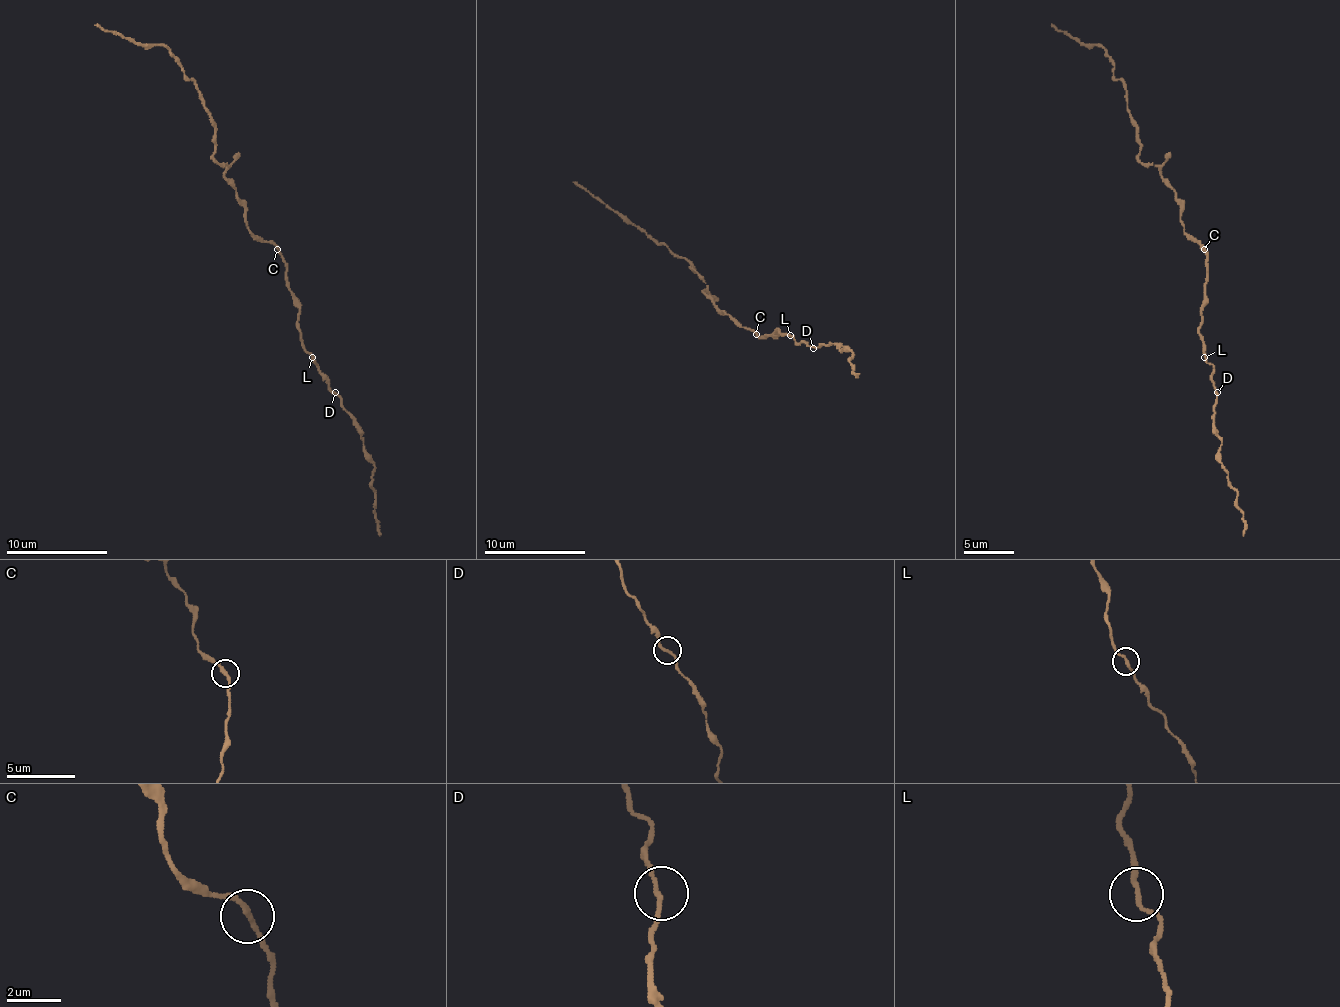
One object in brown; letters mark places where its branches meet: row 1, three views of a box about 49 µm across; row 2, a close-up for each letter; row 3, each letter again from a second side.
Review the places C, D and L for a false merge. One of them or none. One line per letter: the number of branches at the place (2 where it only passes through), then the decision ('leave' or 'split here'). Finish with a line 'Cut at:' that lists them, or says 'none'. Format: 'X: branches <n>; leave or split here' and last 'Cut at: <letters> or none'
C: branches 2; leave
D: branches 2; leave
L: branches 2; leave
Cut at: none

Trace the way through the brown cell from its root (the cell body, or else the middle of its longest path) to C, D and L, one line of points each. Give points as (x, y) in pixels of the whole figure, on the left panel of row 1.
C: (261, 239), (272, 241), (277, 249)
D: (261, 239), (282, 256), (289, 291), (299, 309), (297, 329), (302, 347), (335, 392)
L: (261, 239), (269, 241), (282, 256), (289, 291), (299, 309), (297, 322), (299, 339), (312, 357)

